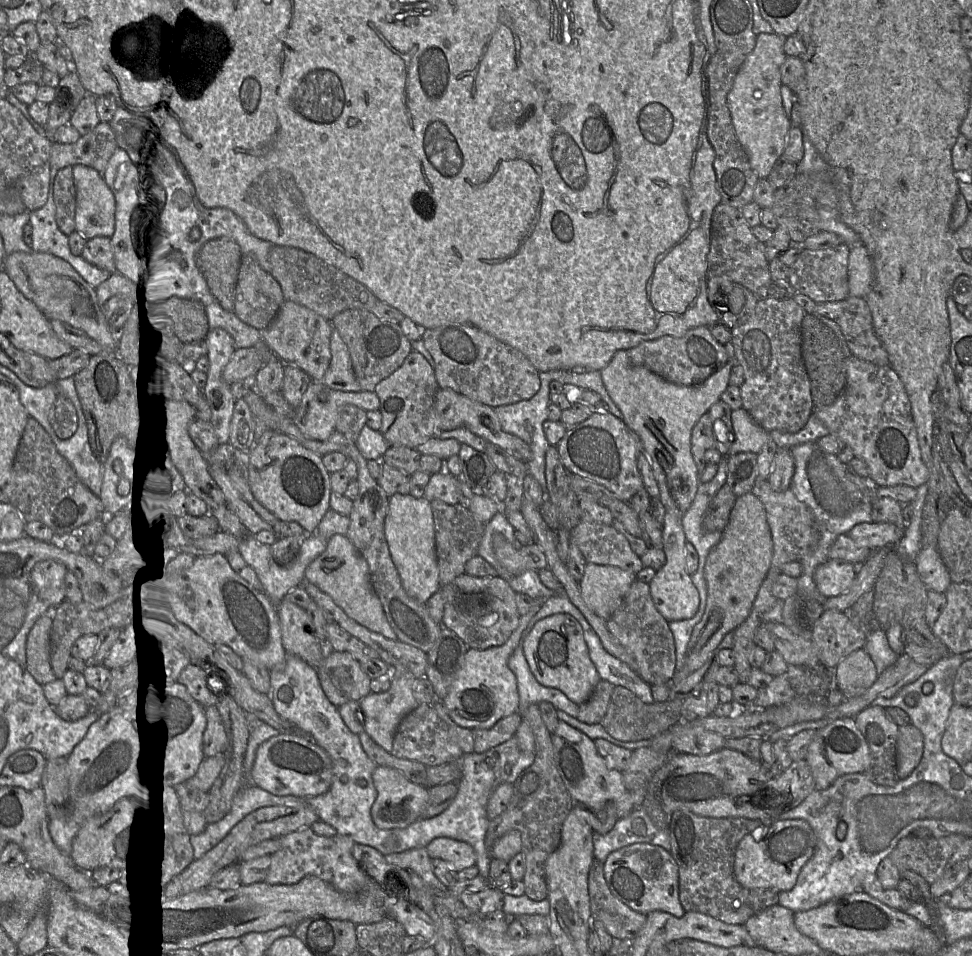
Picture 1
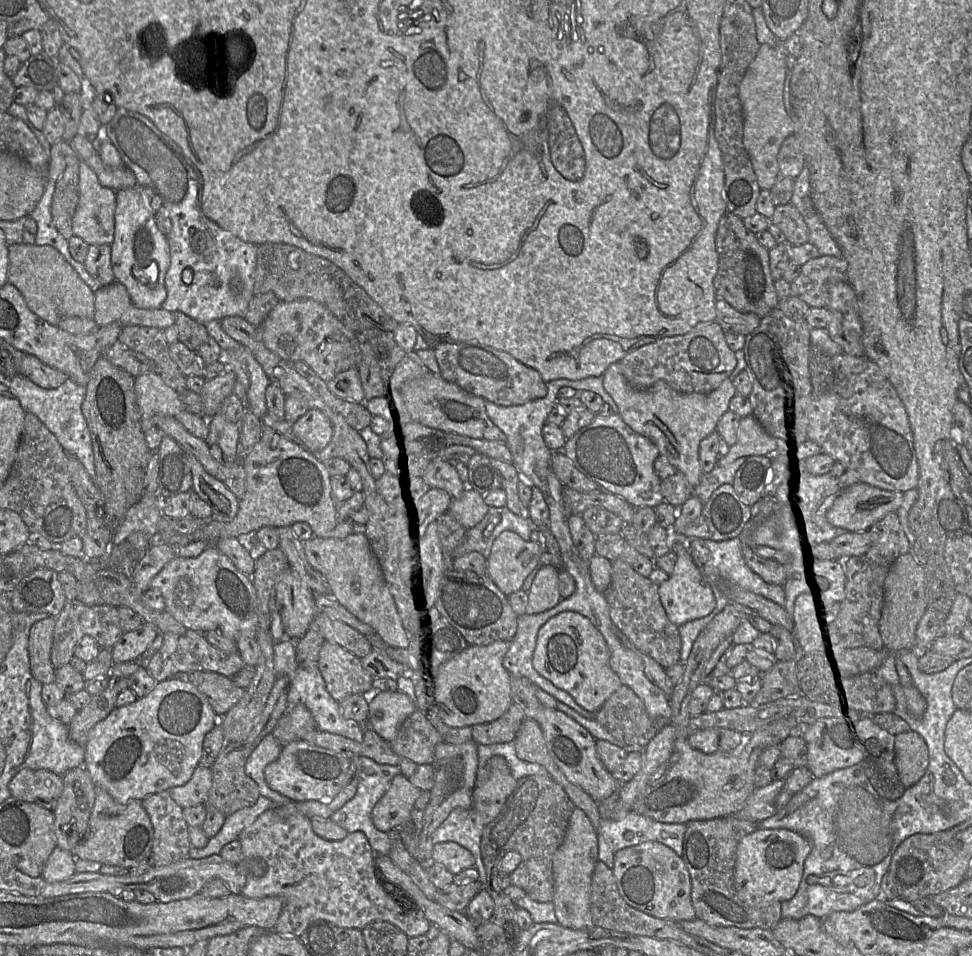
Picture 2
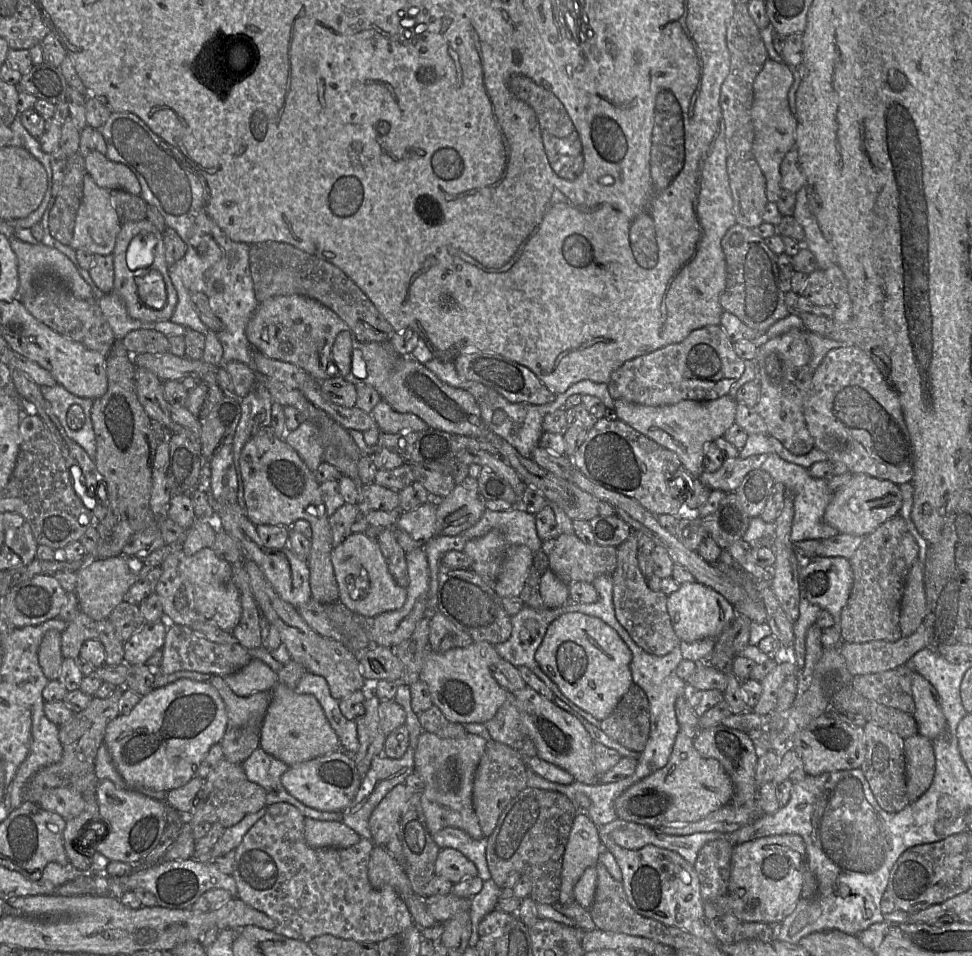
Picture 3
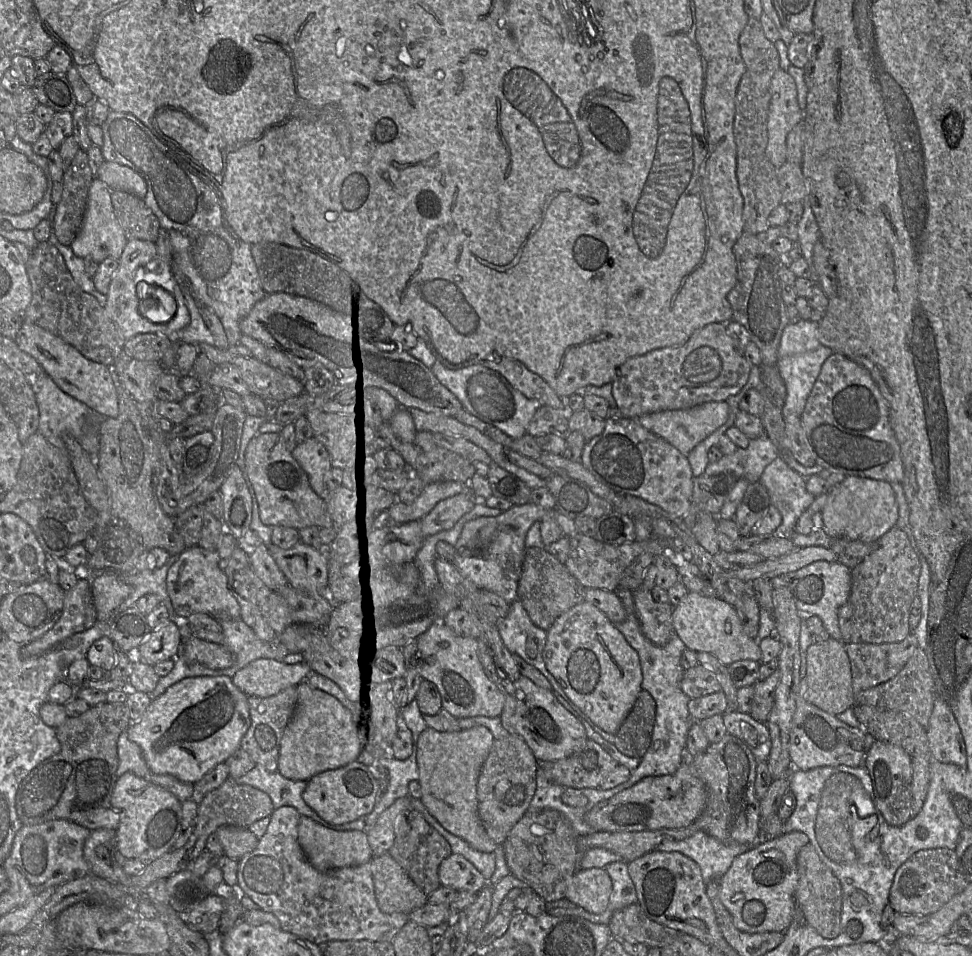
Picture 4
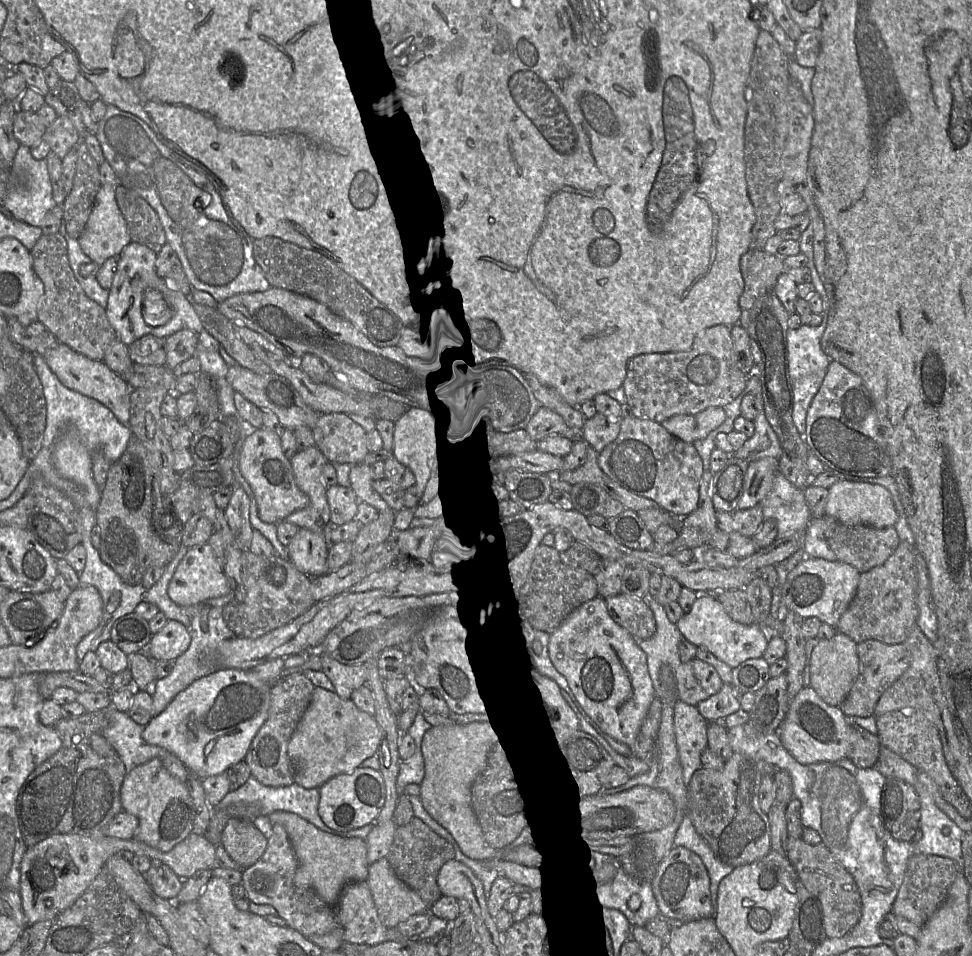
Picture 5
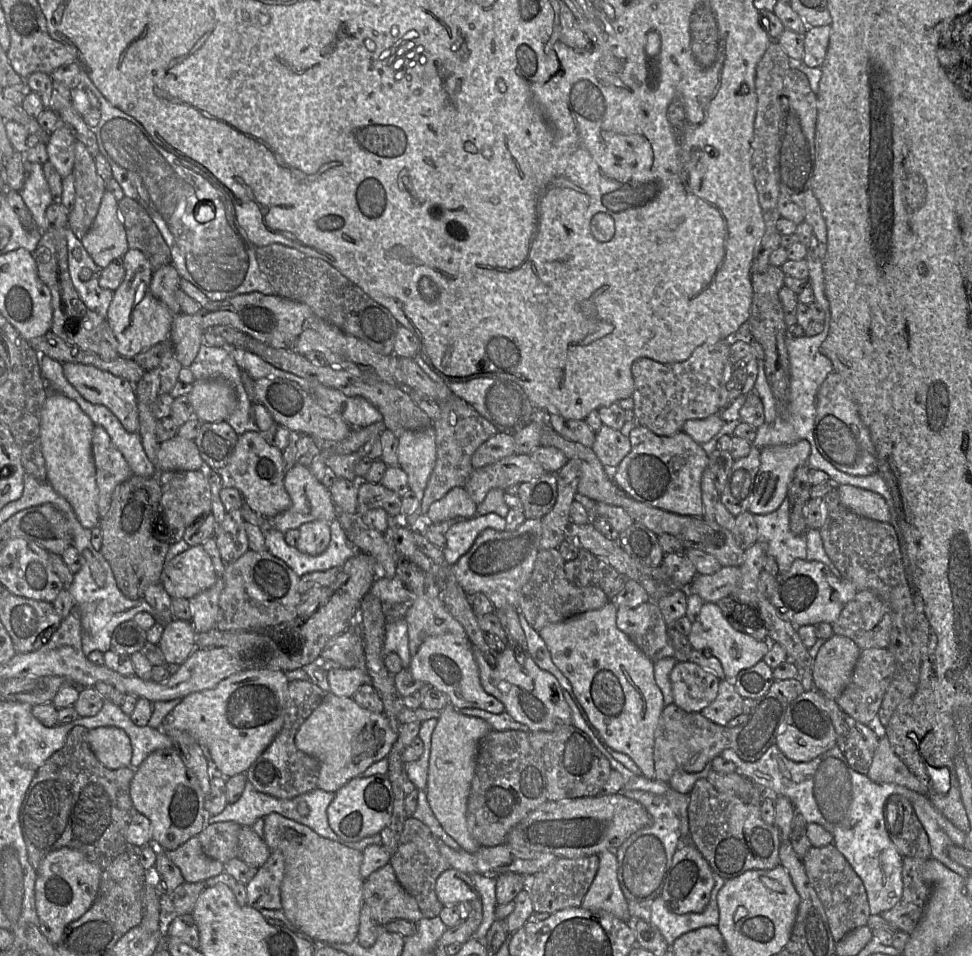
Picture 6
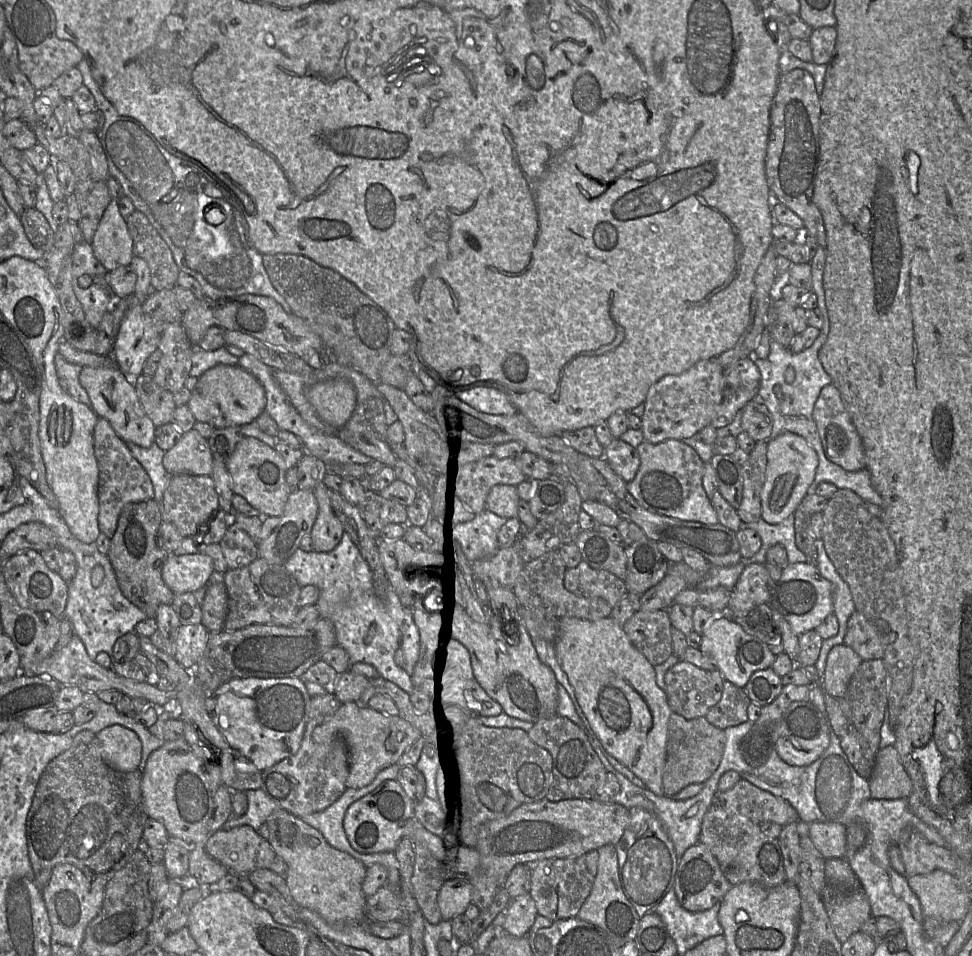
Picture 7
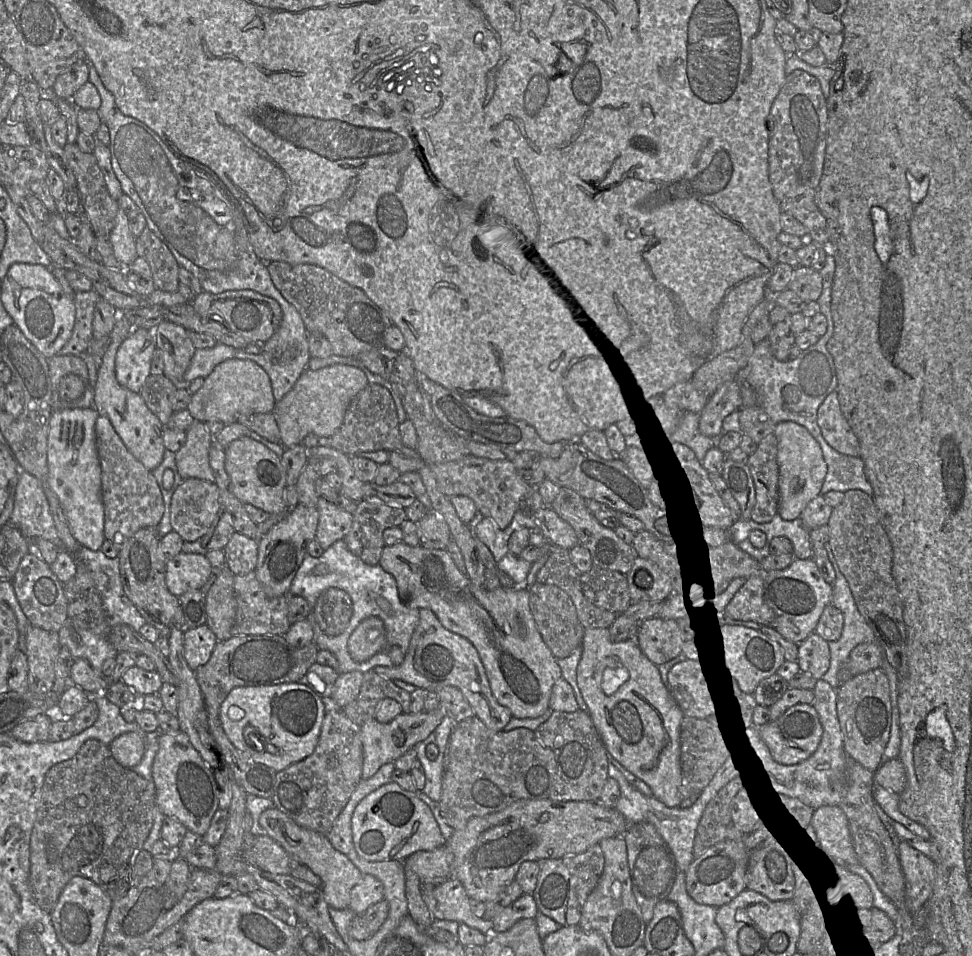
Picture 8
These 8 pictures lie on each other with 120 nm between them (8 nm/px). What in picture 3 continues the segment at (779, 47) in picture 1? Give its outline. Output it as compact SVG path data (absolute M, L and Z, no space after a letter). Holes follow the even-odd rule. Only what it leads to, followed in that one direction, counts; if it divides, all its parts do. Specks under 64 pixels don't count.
M768 58L753 86L751 118L754 127L753 154L766 179L768 201L776 203L782 191L780 163L787 152L795 148L797 121L788 103L788 91L793 83L791 67L787 63Z

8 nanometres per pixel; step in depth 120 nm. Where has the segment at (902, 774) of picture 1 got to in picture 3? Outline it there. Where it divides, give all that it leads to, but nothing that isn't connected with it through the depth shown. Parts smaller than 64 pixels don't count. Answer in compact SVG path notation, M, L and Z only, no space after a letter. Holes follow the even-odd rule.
M917 733L904 739L906 779L910 801L919 799L931 786L936 770L933 742Z

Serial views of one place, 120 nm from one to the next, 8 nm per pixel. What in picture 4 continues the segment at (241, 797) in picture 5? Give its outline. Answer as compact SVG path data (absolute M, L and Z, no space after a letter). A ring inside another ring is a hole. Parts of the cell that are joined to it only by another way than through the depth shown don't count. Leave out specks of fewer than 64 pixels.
M255 765L249 772L235 780L238 784L250 785L265 792L272 801L273 810L282 806L291 806L301 815L330 829L331 823L322 819L303 800L302 794L307 781L285 778L278 771L270 772L260 765Z

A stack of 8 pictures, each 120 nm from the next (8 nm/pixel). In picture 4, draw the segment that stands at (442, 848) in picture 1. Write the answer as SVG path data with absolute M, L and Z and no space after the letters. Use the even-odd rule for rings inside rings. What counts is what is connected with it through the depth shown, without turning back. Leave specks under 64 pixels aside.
M452 853L444 859L438 870L440 883L456 891L478 894L486 885L480 871L460 854Z

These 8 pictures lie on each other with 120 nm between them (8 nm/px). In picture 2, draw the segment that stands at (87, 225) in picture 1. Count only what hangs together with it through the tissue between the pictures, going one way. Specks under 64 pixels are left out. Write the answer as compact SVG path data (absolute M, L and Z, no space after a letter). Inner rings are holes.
M80 161L73 235L88 245L111 245L114 240L115 208L116 192L102 186L92 169Z

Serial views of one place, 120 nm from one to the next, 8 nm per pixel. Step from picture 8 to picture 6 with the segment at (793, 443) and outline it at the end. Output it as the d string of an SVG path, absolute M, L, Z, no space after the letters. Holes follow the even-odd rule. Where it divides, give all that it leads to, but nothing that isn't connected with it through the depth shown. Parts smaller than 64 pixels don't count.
M800 440L792 445L768 446L761 449L760 467L748 511L753 515L760 515L769 514L777 510L787 497L788 487L795 470L799 466L807 464L810 452L810 444L806 440Z

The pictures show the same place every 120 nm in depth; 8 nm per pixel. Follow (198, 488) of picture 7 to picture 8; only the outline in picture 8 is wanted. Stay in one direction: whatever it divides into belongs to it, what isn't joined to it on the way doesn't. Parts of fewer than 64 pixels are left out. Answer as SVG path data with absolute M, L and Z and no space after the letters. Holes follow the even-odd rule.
M188 478L176 487L171 498L170 523L184 540L195 542L208 531L218 511L220 489L215 483Z

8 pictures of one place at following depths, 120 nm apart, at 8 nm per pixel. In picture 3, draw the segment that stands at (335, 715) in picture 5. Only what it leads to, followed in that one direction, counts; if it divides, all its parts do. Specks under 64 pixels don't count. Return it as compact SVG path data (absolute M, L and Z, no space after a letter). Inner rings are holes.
M278 683L260 731L260 747L286 765L305 762L341 750L338 736L330 726L318 700L310 694L299 694Z

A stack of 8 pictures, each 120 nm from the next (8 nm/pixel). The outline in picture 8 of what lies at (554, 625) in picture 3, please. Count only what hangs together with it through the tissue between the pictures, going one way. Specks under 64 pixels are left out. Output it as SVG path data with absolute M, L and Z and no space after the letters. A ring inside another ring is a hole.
M588 628L582 641L582 657L577 668L577 684L593 723L611 757L645 782L653 796L675 808L695 793L684 781L680 764L680 726L684 714L664 685L658 666L641 651L635 640L613 642L609 628Z

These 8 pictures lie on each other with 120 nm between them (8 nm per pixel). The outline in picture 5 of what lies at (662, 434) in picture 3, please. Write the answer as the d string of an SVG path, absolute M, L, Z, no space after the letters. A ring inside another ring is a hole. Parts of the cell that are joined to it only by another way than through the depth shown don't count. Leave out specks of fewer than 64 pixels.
M709 407L694 415L675 415L661 423L673 436L687 443L702 440L726 419L722 407Z

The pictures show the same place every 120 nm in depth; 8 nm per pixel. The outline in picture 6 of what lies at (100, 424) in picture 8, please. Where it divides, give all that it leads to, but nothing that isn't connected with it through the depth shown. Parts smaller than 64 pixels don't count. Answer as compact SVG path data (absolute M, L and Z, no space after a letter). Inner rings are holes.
M102 426L94 428L92 454L96 466L98 511L102 519L109 511L112 494L116 487L128 480L134 473Z

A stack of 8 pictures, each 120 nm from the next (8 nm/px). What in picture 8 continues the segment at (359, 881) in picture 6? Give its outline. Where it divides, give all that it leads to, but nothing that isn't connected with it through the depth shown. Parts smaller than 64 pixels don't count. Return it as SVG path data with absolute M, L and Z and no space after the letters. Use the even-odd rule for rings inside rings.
M274 806L266 809L260 814L259 824L265 832L263 835L267 835L276 842L278 842L296 862L309 867L315 874L317 874L321 878L322 885L320 888L323 892L325 901L329 905L329 908L348 908L350 903L350 892L352 888L359 882L363 874L345 854L336 850L332 846L332 844L328 841L325 835L298 825L286 814L284 814Z

